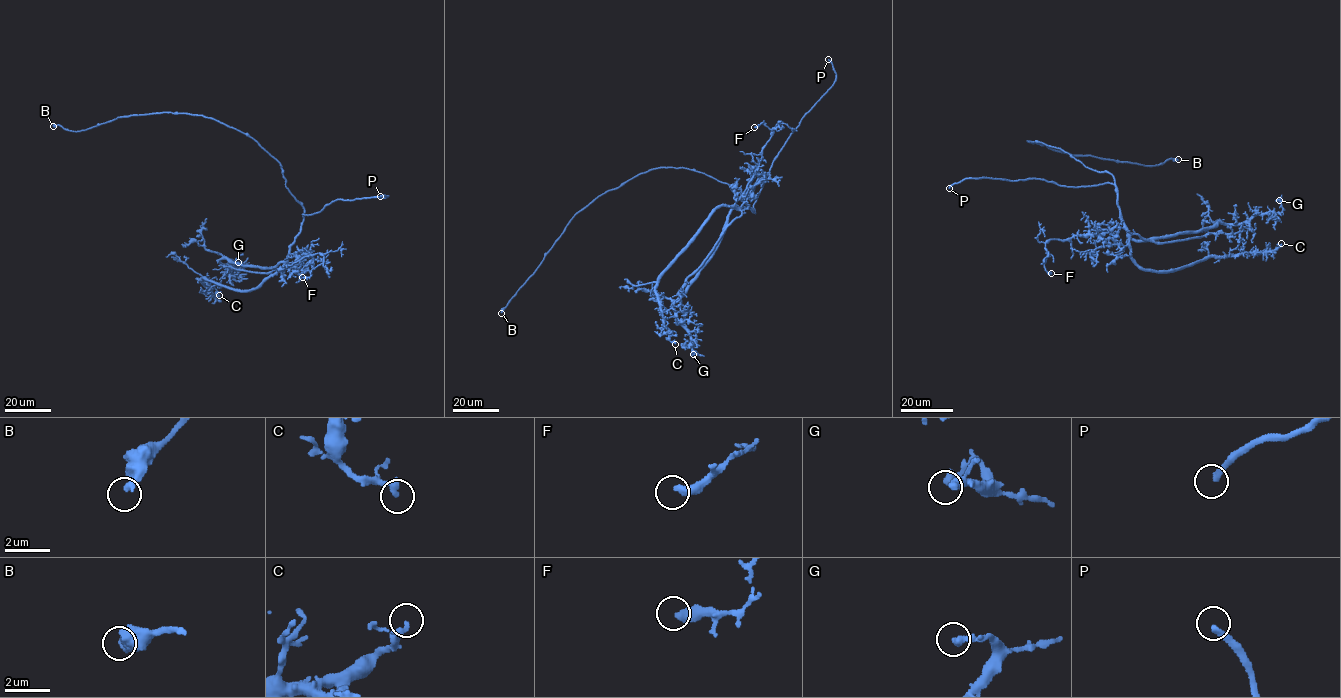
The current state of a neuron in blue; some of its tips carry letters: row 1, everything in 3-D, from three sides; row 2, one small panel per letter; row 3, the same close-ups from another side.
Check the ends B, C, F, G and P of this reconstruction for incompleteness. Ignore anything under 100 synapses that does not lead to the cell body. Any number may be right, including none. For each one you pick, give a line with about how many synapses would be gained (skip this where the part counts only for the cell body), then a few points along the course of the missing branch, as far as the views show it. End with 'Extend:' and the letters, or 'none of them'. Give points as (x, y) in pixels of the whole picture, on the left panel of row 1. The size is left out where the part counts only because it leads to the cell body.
Extend: P

